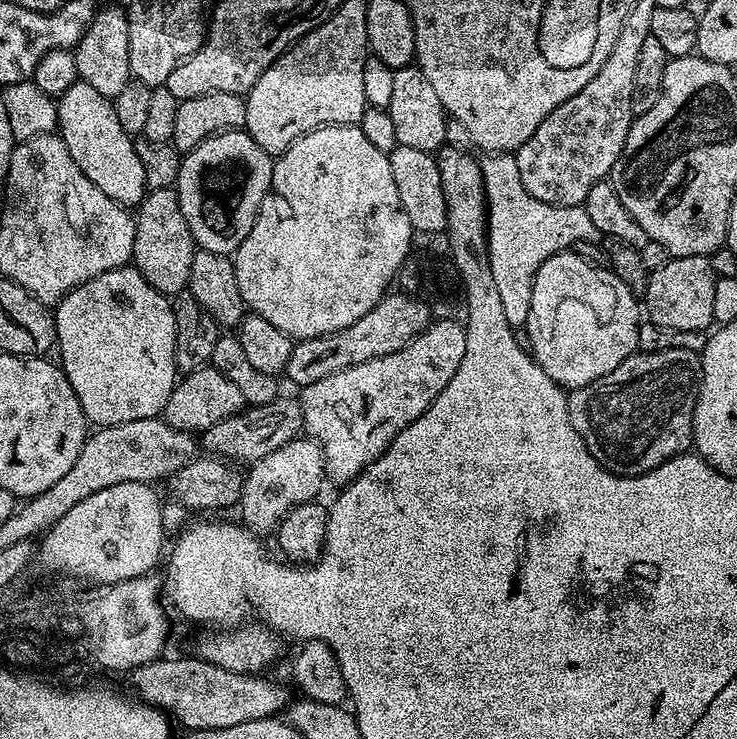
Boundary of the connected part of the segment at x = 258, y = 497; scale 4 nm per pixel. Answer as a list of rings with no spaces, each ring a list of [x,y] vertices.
[[[297,438],[286,442],[286,446],[278,446],[274,454],[266,454],[266,458],[247,469],[240,491],[239,519],[243,527],[253,534],[271,533],[291,508],[313,503],[319,497],[316,495],[323,484],[326,484],[324,455],[319,444],[311,438]]]

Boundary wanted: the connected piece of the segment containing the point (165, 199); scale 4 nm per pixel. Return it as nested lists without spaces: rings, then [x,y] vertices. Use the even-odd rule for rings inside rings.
[[[175,187],[151,189],[135,209],[134,219],[134,267],[146,278],[146,282],[150,282],[150,286],[154,286],[154,290],[169,298],[179,296],[187,289],[190,262],[198,251],[198,245],[190,234],[190,226],[186,226]]]

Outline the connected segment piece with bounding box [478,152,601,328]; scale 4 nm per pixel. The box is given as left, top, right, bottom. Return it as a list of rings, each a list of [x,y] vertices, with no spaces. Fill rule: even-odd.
[[[489,152],[479,157],[478,163],[484,197],[488,200],[490,274],[494,274],[494,283],[502,297],[506,322],[510,322],[512,328],[522,328],[528,323],[534,278],[542,262],[582,242],[597,243],[601,239],[600,231],[590,222],[590,214],[586,214],[583,206],[563,208],[534,198],[522,184],[515,155]]]

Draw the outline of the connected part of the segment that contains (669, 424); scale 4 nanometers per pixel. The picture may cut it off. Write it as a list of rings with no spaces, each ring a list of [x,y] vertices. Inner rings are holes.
[[[690,350],[641,352],[625,358],[610,374],[567,393],[570,422],[586,442],[586,450],[607,472],[616,476],[641,476],[667,460],[683,456],[693,447],[692,419],[700,393],[700,356]]]

